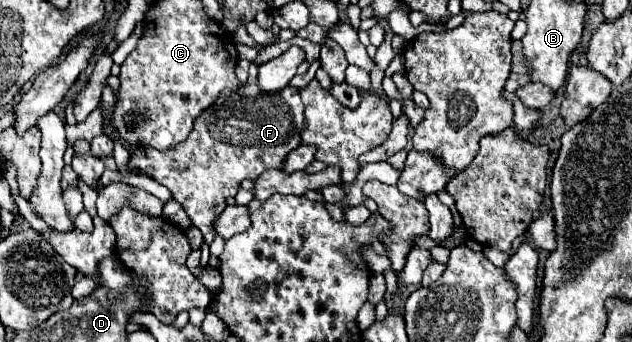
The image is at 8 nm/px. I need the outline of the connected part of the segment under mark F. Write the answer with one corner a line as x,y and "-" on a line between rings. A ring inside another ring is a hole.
250,65
246,87
228,89
206,109
190,131
188,139
174,149
136,149
130,157
130,169
140,169
148,177
168,187
174,199
184,207
190,221
202,231
206,243
212,243
214,217
226,207
226,199
238,193
242,179
256,179
270,167
280,167
290,149
300,145
302,101
298,89
284,87
280,93
262,93
256,85
258,65
-
224,135
224,139
214,137
-
146,151
146,153
144,153

